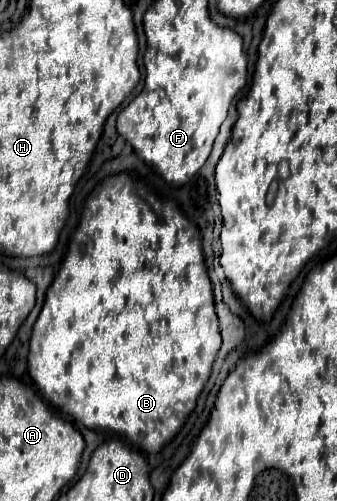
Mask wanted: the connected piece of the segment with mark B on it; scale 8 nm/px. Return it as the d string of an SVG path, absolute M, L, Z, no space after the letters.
M116 174L106 178L86 200L80 224L74 232L74 238L70 242L70 254L58 272L54 284L46 292L44 308L32 328L30 336L30 352L28 352L28 372L38 386L40 394L60 412L72 416L76 422L82 422L90 430L114 430L122 436L126 436L136 448L148 454L160 452L182 428L188 412L194 410L196 400L206 386L210 378L210 370L216 358L216 352L220 350L220 328L214 308L214 296L212 296L212 284L208 278L208 270L204 264L202 244L200 244L200 232L198 228L182 216L182 212L176 208L174 202L156 198L150 194L144 184L140 184L132 174Z

